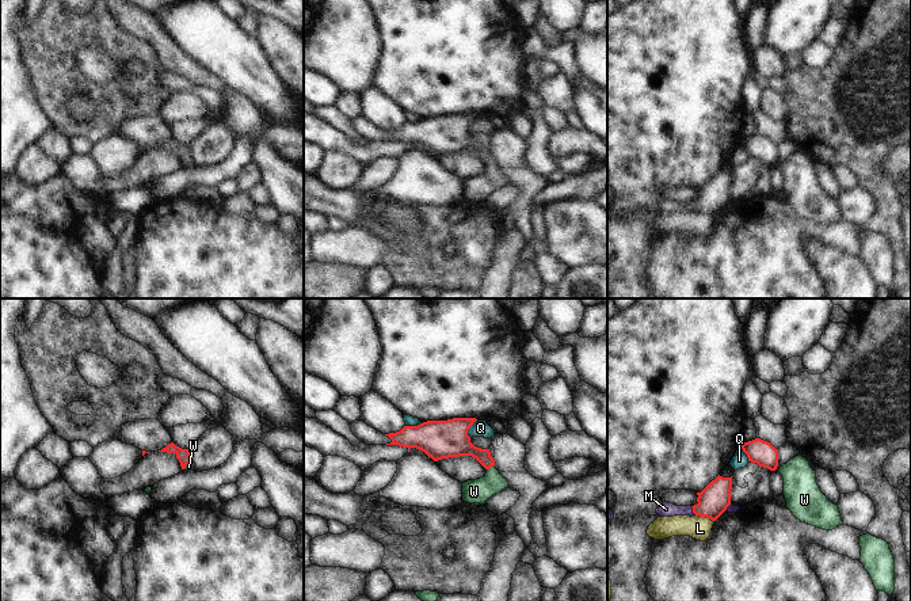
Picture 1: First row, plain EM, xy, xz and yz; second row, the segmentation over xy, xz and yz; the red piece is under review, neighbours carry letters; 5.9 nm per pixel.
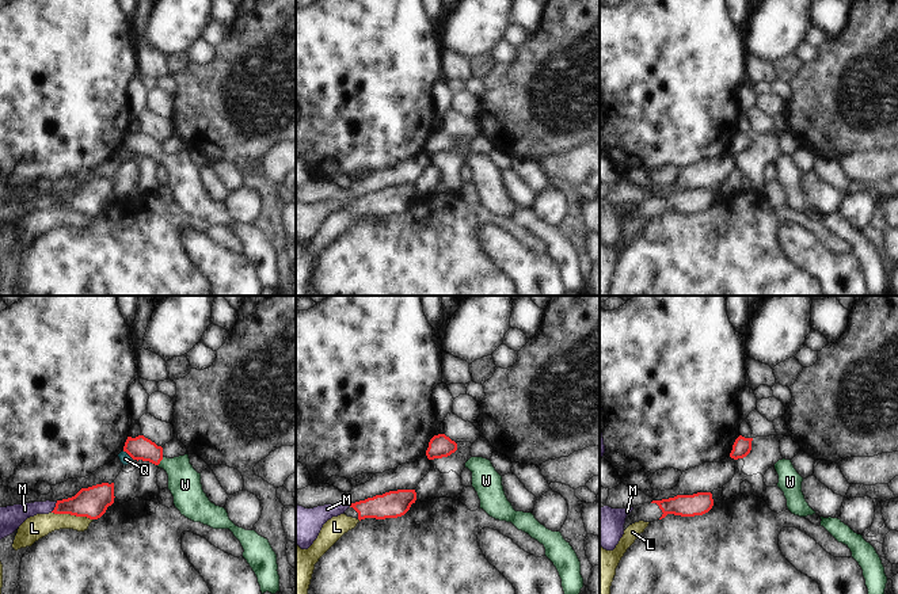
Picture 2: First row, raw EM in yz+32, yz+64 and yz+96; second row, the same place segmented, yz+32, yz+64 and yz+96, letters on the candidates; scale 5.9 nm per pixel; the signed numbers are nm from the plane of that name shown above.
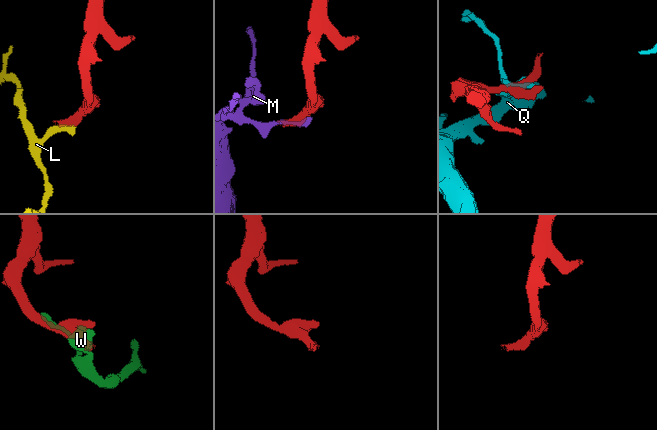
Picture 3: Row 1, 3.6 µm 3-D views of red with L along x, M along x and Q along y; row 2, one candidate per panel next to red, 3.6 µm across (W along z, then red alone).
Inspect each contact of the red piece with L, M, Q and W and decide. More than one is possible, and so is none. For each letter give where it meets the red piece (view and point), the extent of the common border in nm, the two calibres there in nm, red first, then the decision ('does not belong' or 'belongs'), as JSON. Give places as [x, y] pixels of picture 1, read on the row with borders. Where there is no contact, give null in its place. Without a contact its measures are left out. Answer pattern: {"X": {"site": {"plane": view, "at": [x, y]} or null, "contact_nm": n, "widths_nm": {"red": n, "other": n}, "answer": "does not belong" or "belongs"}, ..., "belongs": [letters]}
{"L": {"site": {"plane": "yz", "at": [705, 516]}, "contact_nm": 120, "widths_nm": {"red": 180, "other": 140}, "answer": "does not belong"}, "M": {"site": {"plane": "yz", "at": [693, 510]}, "contact_nm": 70, "widths_nm": {"red": 180, "other": 90}, "answer": "does not belong"}, "Q": {"site": {"plane": "xz", "at": [468, 429]}, "contact_nm": 120, "widths_nm": {"red": 220, "other": 100}, "answer": "does not belong"}, "W": {"site": {"plane": "xz", "at": [490, 467]}, "contact_nm": 60, "widths_nm": {"red": 170, "other": 140}, "answer": "belongs"}, "belongs": ["W"]}

